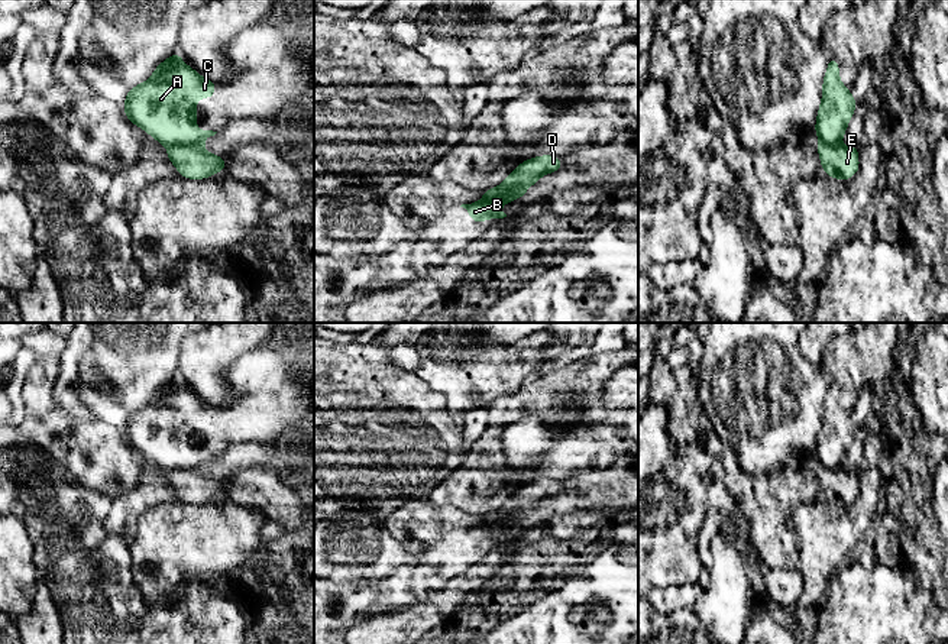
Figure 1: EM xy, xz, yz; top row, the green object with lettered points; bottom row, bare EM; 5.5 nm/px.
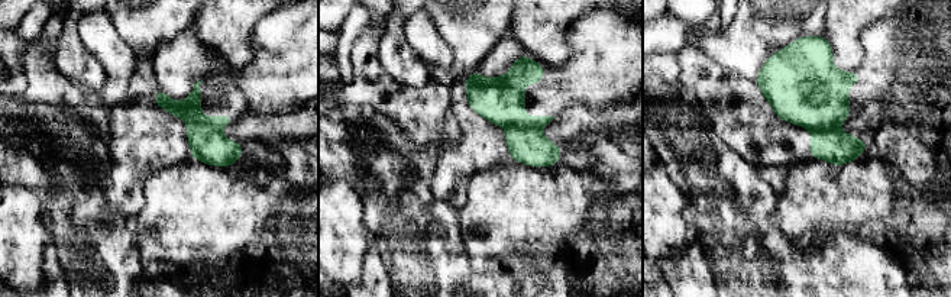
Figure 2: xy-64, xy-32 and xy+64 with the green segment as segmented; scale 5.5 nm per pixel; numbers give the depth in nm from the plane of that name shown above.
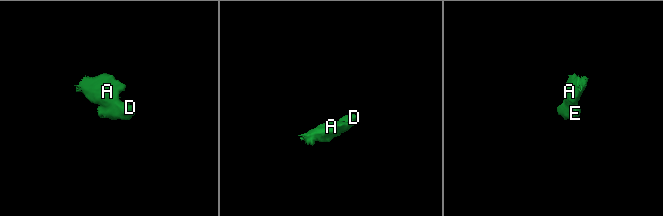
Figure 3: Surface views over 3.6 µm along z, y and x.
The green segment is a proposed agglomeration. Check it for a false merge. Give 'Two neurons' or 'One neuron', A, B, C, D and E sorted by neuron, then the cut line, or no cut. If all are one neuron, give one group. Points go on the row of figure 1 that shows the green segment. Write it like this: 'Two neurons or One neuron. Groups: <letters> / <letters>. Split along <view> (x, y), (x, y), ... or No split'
Two neurons. Groups: A C / B D E. Split along xy (201, 142), (168, 146)

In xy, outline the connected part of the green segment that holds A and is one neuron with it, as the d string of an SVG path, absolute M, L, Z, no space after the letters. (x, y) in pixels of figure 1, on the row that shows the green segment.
M177 51L164 59L148 81L132 87L124 98L124 116L164 146L204 143L217 132L197 129L197 100L213 98L217 85L182 62Z

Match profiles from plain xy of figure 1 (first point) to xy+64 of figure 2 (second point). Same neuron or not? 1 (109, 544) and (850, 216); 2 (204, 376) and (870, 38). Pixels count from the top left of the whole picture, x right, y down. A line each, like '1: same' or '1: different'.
1: different
2: different

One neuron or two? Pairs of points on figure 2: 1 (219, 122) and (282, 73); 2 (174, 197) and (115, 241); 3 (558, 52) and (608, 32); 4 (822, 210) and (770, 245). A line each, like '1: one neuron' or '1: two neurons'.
1: one neuron
2: two neurons
3: two neurons
4: two neurons

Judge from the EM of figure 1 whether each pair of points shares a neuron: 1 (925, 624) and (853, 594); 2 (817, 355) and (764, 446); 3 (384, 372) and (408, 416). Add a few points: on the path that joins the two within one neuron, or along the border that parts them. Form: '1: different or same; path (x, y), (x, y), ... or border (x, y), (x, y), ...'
1: same; path (908, 620), (896, 608), (870, 607)
2: different; border (798, 337), (801, 352), (812, 366)
3: same; path (390, 384), (398, 392), (398, 405)

